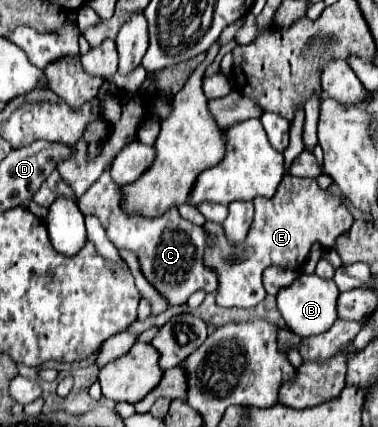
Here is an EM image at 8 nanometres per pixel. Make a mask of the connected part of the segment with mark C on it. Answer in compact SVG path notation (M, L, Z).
M111 163L107 165L107 171L103 171L103 175L79 199L79 209L99 217L101 225L107 231L107 237L117 249L127 247L139 255L143 275L169 301L169 305L183 305L189 295L199 289L203 289L205 293L213 293L217 289L217 275L203 265L203 249L207 239L203 227L185 221L179 215L177 207L171 207L161 217L143 217L139 213L127 213L123 209L121 187L115 185L109 175L109 169Z

